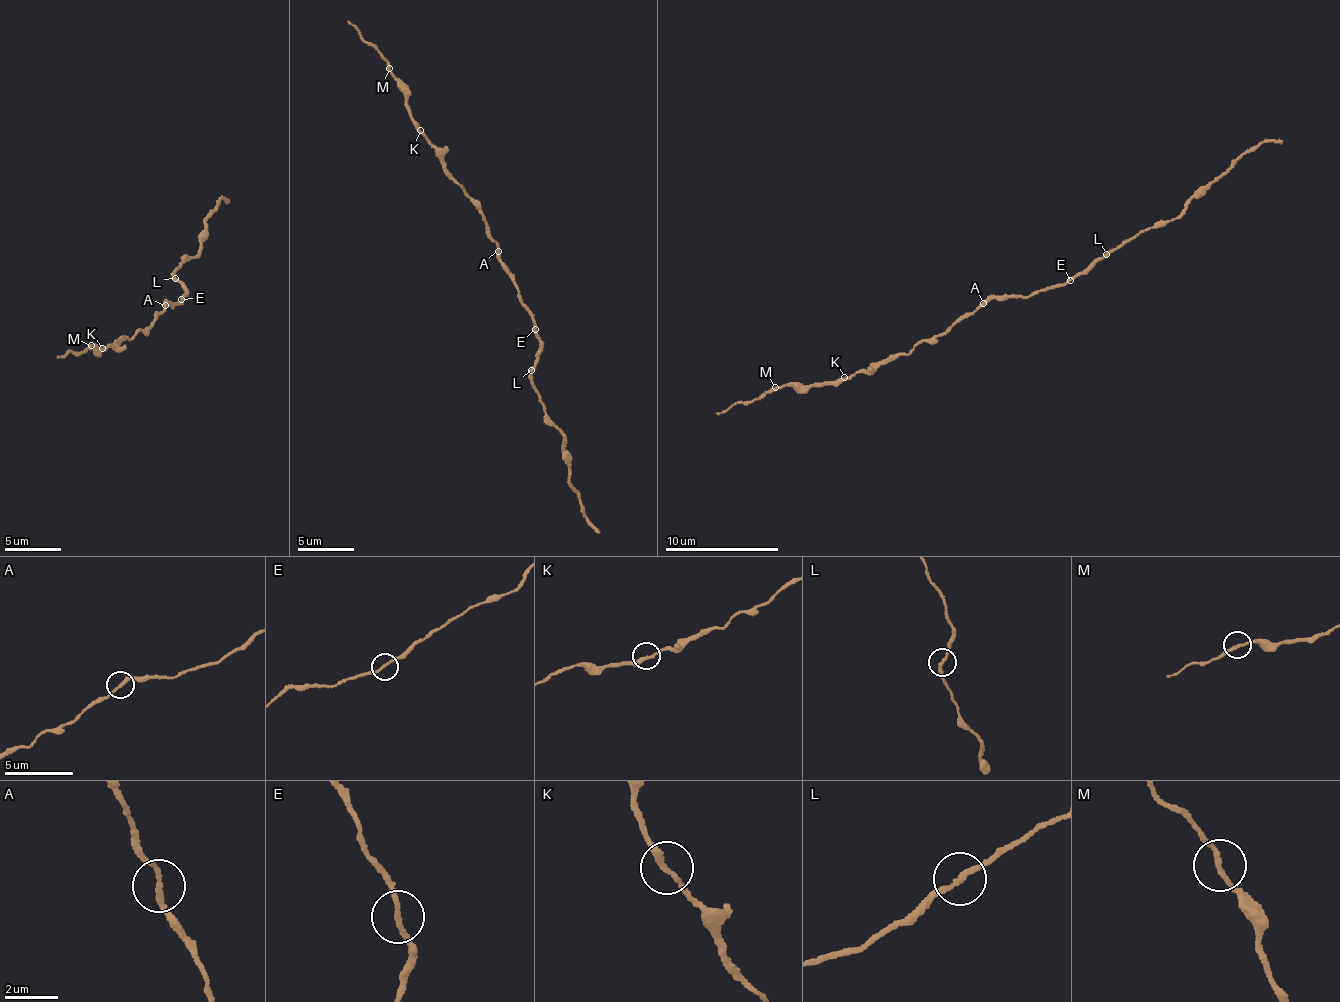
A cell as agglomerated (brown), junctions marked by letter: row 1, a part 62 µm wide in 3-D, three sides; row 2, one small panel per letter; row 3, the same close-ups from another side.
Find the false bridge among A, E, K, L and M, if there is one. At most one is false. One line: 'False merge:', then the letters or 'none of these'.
False merge: none of these

